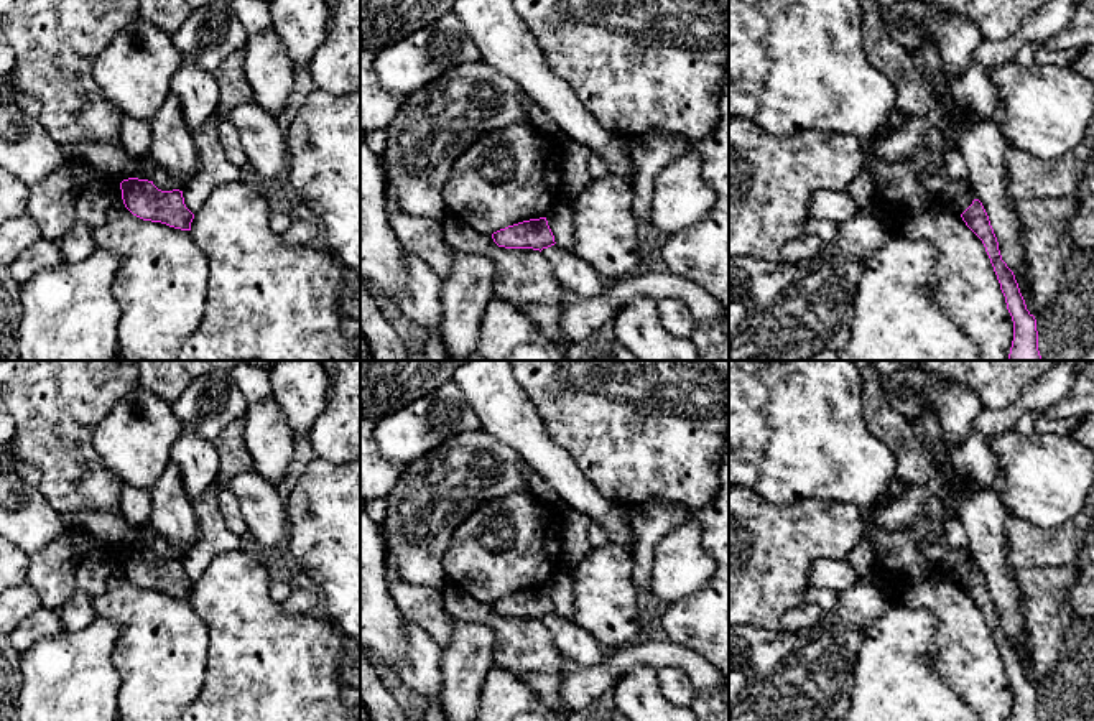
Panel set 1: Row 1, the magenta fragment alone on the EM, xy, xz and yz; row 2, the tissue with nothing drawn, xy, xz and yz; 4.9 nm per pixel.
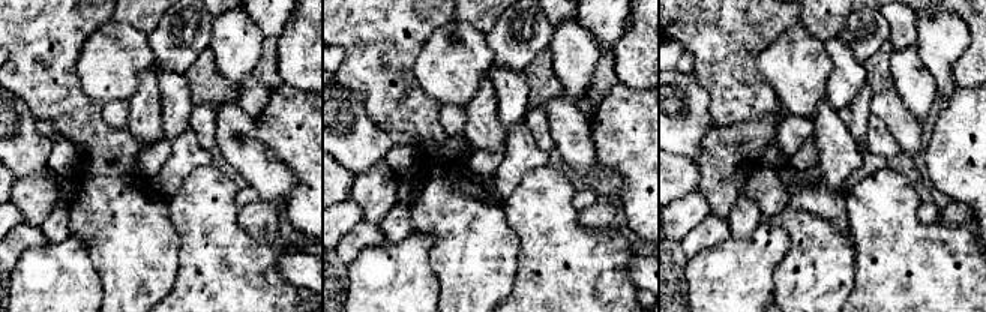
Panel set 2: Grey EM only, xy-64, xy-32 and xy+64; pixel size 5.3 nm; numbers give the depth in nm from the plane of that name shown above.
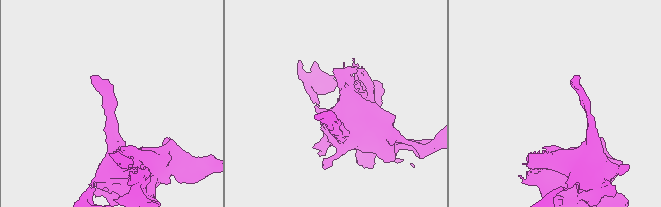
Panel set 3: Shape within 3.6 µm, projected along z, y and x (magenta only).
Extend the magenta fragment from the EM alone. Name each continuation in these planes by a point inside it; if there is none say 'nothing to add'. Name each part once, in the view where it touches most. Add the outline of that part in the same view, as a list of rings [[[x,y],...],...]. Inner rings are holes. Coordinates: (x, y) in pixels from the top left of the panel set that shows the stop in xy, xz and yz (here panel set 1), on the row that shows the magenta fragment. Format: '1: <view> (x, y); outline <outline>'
nothing to add

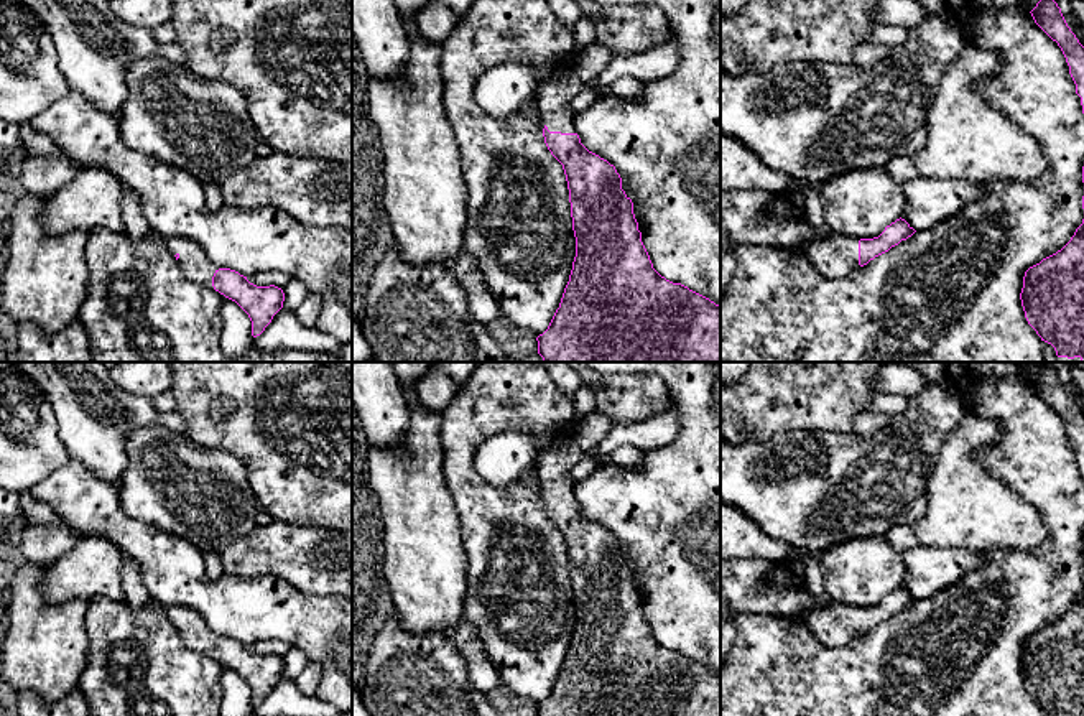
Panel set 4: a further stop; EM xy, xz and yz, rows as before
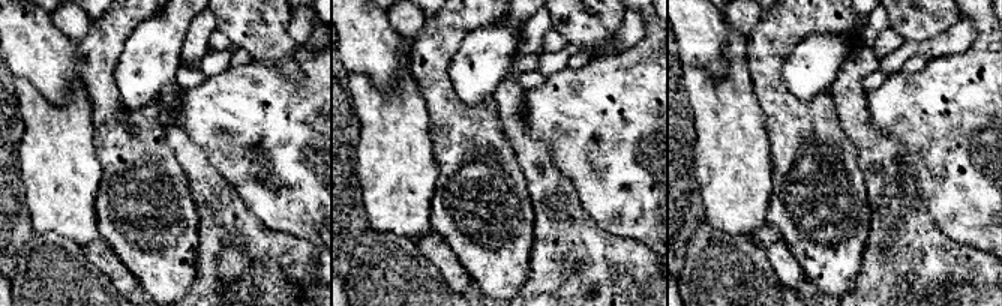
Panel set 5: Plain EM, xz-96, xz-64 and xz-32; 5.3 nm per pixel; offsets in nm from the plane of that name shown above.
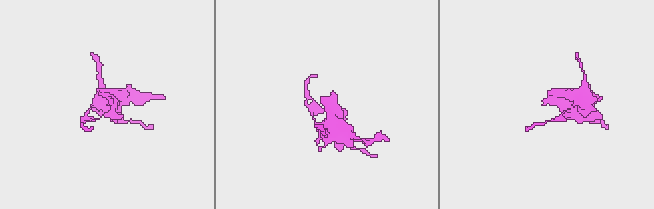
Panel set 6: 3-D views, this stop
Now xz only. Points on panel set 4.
1: xz (553, 97); outline [[[574,67],[563,69],[551,79],[540,84],[536,91],[536,107],[541,128],[561,133],[576,133],[576,110],[571,99],[586,86],[577,77]]]

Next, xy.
1: xy (196, 265); outline [[[174,237],[168,239],[168,249],[173,255],[179,255],[178,263],[188,280],[214,288],[212,277],[222,267],[214,263],[197,244]]]

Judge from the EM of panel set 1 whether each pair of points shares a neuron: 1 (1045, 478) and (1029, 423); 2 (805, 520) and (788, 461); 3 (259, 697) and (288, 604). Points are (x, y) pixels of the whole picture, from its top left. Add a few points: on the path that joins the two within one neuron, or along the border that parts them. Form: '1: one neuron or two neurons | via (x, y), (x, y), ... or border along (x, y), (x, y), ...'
1: two neurons | border along (1014, 428), (1022, 435), (1035, 432)
2: two neurons | border along (762, 497), (775, 504), (806, 499), (839, 501)
3: two neurons | border along (277, 604), (290, 613), (321, 611)

